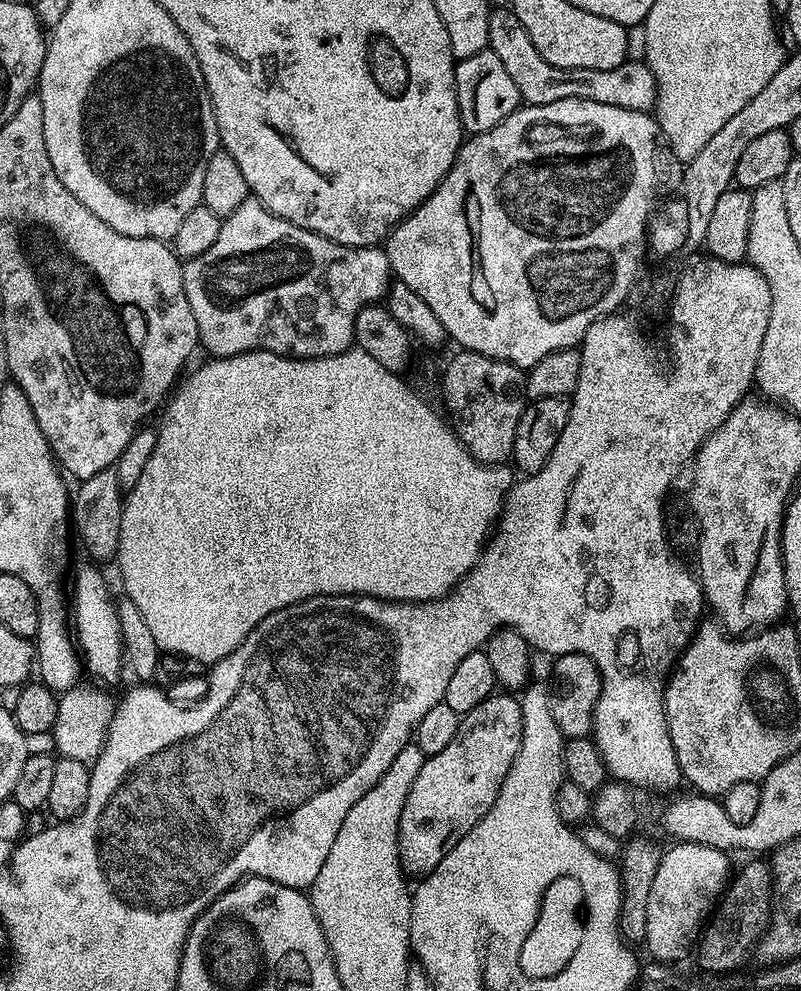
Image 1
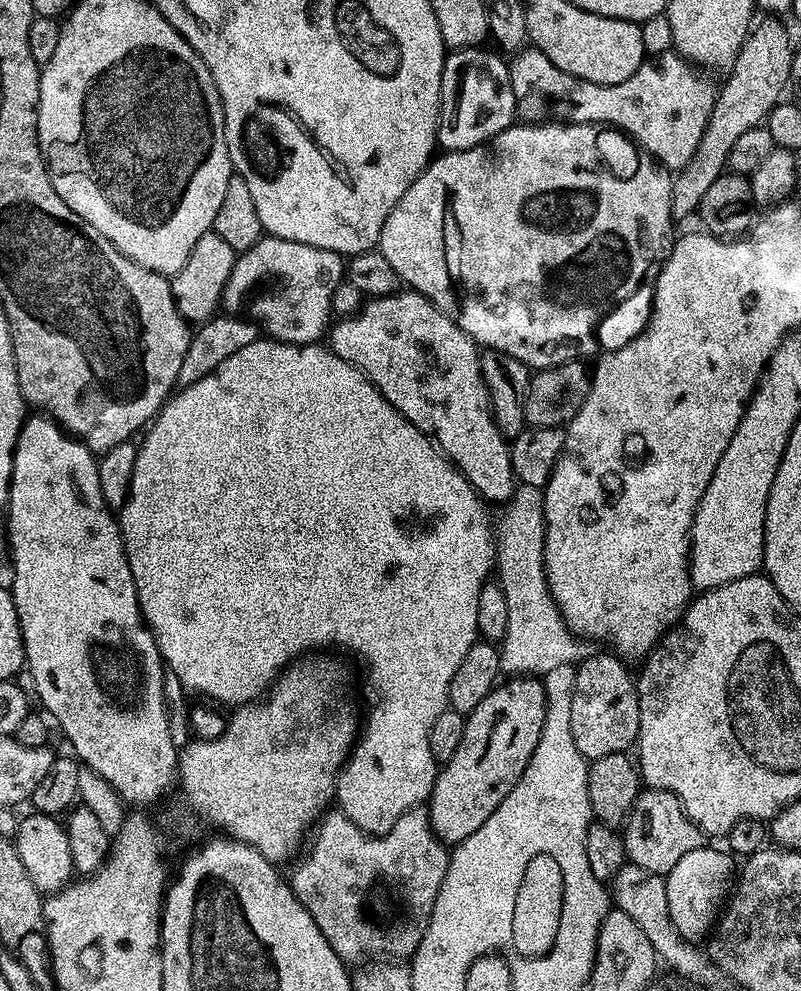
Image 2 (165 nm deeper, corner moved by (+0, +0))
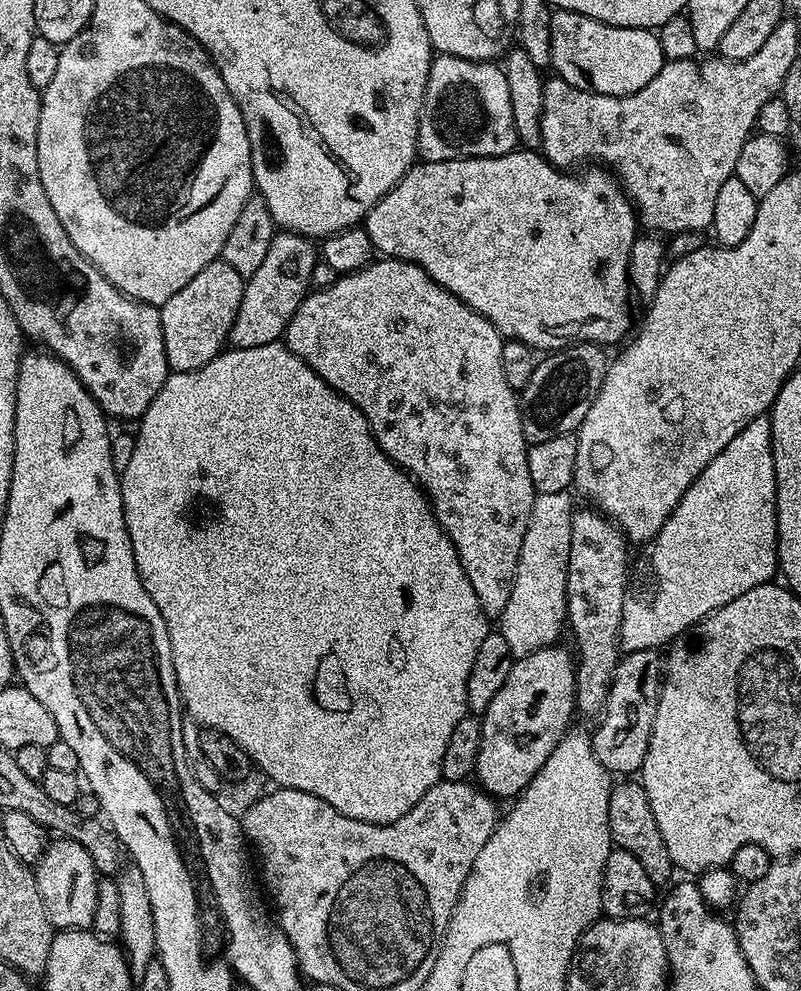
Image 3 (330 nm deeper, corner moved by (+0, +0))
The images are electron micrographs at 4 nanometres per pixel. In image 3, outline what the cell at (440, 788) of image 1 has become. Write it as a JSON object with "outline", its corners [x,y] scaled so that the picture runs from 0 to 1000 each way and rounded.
{"outline":[[[699,653],[665,656],[640,665],[627,696],[617,700],[602,719],[602,749],[597,753],[592,787],[615,805],[648,803],[710,738],[709,730],[719,718],[719,671],[715,659],[713,662]]]}

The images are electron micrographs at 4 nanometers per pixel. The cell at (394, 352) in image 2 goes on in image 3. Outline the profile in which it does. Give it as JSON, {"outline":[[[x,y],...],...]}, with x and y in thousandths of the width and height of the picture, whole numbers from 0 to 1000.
{"outline":[[[469,260],[444,274],[421,277],[419,284],[412,289],[386,294],[372,313],[367,313],[367,321],[362,321],[352,343],[363,355],[381,363],[413,392],[437,407],[444,408],[447,414],[452,414],[464,432],[464,440],[476,454],[494,467],[494,471],[504,473],[528,492],[546,527],[564,544],[569,559],[576,565],[577,575],[592,593],[600,616],[609,624],[628,623],[634,617],[637,595],[644,586],[647,559],[652,559],[652,543],[657,543],[662,519],[672,499],[667,494],[667,486],[662,486],[662,470],[657,470],[662,449],[652,434],[647,396],[637,390],[637,385],[632,385],[632,377],[627,374],[627,349],[630,340],[625,339],[624,334],[600,315],[593,315],[591,311],[582,309],[582,305],[577,305],[536,281],[532,272],[509,262]]]}

